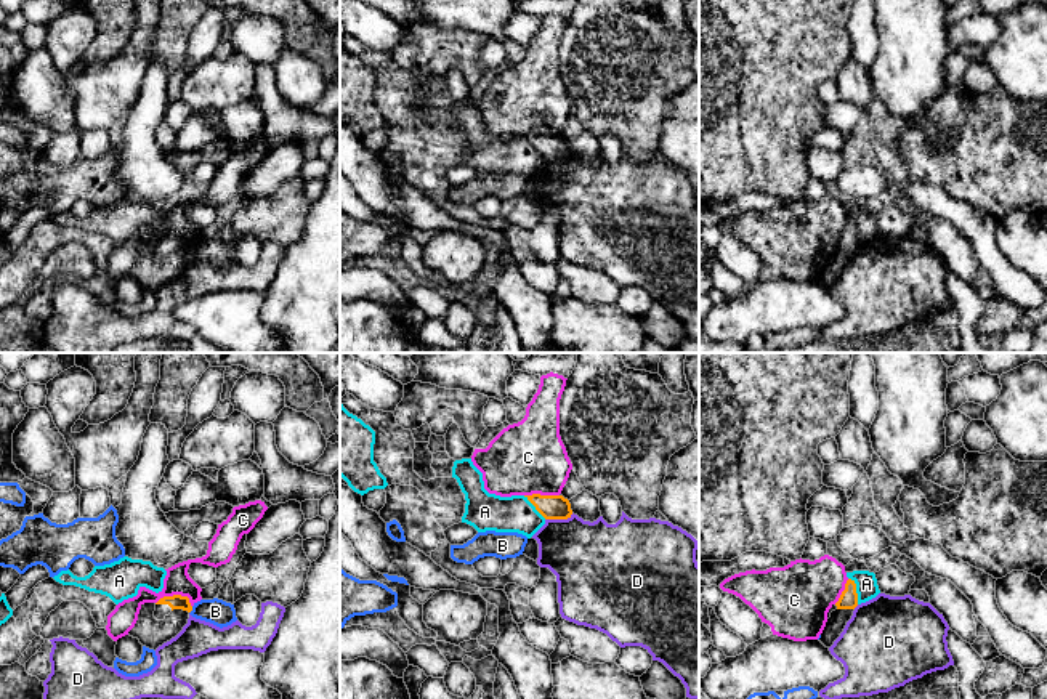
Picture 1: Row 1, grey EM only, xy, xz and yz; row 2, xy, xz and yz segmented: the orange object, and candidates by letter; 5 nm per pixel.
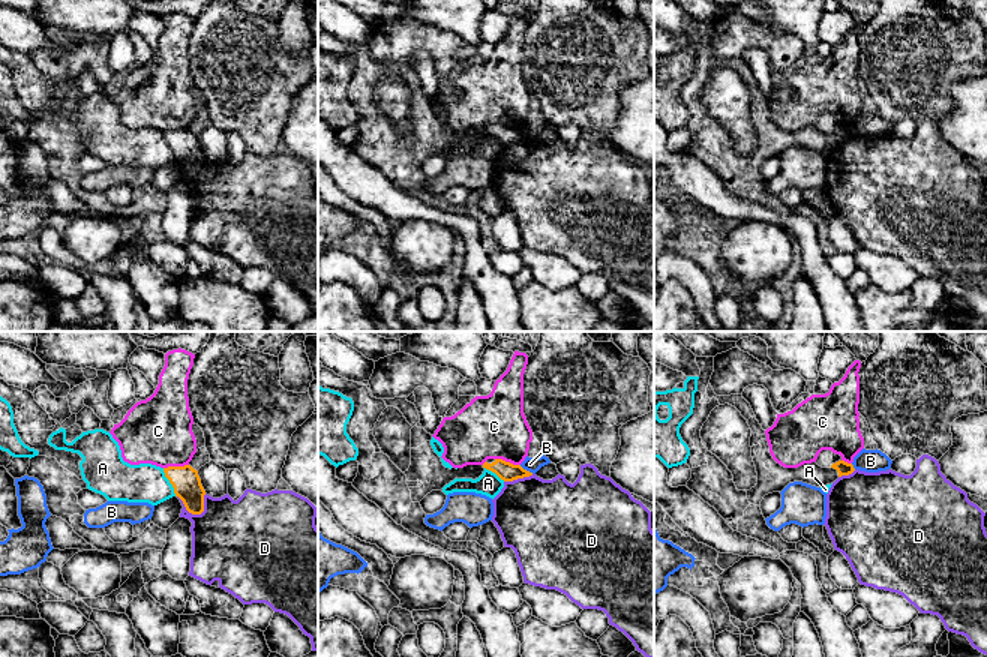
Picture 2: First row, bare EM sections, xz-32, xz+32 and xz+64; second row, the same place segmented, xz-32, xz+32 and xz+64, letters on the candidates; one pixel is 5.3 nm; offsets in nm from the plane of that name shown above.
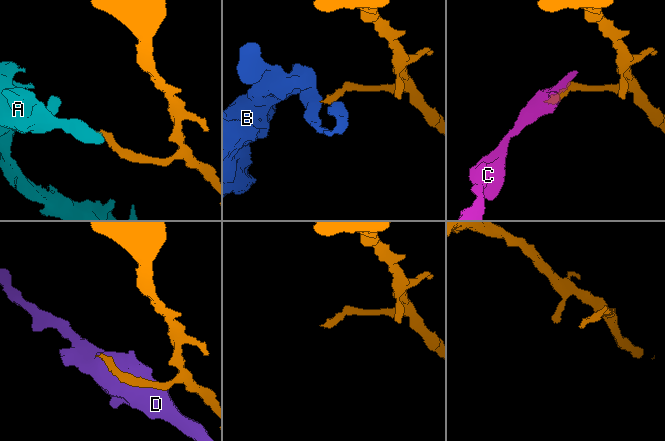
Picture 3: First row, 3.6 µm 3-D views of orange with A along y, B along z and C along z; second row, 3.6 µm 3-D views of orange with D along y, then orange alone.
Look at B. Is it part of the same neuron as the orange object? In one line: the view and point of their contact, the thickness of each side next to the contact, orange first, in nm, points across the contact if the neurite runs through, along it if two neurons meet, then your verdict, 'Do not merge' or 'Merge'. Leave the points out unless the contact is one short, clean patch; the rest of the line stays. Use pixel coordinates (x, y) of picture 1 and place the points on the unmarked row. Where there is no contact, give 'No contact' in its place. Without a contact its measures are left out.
Touches orange at xy (191, 250). Thickness 80 nm (orange) against 130 nm. Boundary: xy (193, 247), (189, 254). Do not merge

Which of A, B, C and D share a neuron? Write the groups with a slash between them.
A / B / C / D

